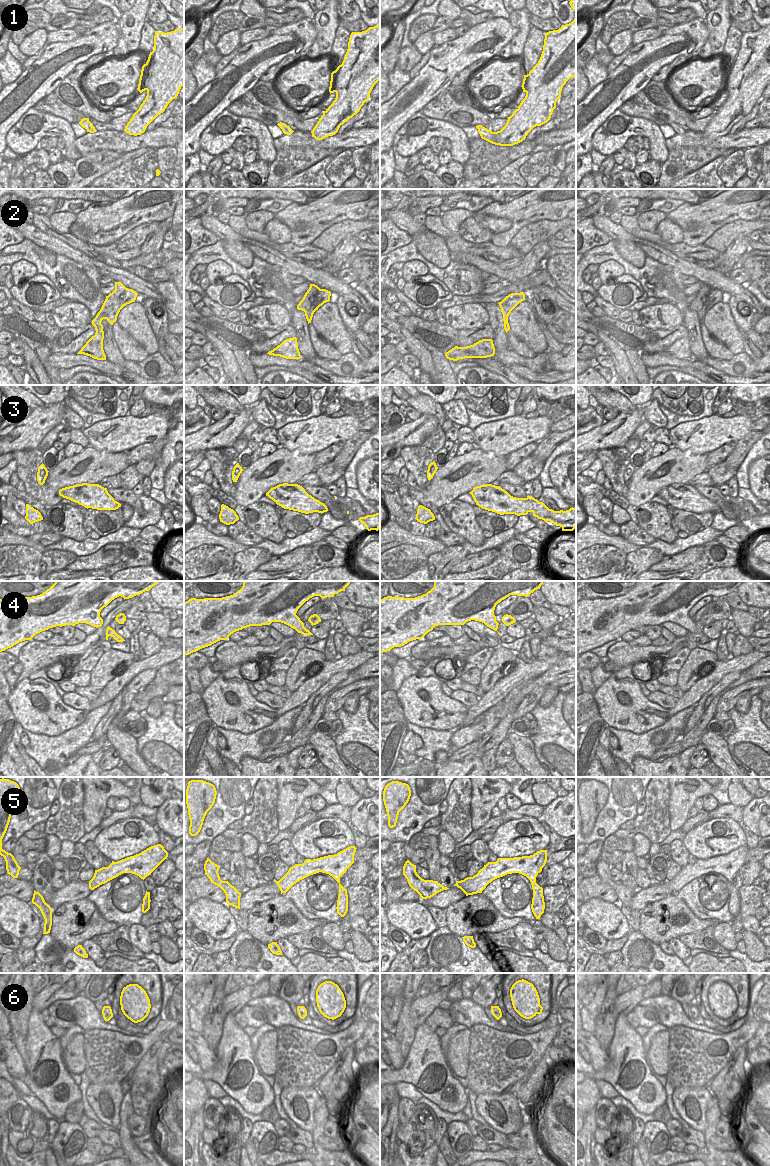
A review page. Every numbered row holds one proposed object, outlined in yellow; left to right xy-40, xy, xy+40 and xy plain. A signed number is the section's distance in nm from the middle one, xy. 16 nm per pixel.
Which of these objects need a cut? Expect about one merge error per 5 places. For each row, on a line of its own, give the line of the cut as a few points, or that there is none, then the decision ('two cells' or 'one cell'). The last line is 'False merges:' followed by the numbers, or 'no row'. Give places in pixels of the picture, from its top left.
1: no cut; one cell
2: cut in xy along (321, 289), (313, 302), (313, 312); two cells
3: no cut; one cell
4: no cut; one cell
5: no cut; one cell
6: no cut; one cell
False merges: 2

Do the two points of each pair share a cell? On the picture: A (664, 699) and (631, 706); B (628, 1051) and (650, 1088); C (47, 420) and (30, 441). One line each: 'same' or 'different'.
A: different
B: same
C: same

